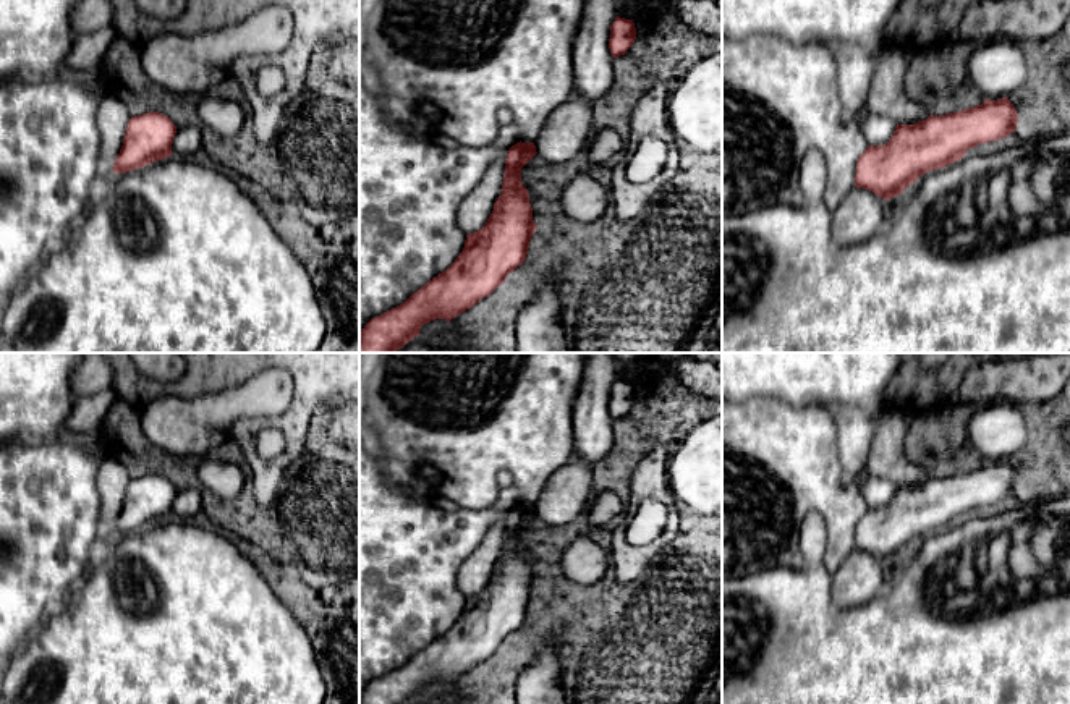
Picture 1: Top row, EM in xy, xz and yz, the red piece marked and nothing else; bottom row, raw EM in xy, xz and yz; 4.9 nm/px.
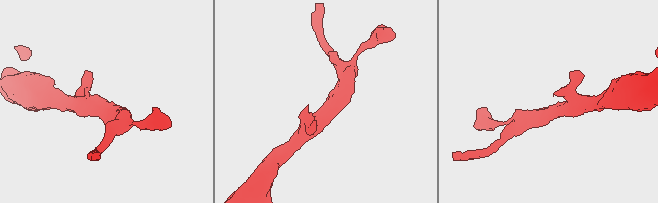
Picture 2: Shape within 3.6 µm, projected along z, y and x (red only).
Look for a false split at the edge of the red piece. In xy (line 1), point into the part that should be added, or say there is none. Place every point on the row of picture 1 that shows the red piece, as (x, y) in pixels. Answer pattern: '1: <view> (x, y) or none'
1: none

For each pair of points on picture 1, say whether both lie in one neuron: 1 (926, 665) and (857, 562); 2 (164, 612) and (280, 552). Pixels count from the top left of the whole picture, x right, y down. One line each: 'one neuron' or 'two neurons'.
1: two neurons
2: two neurons

